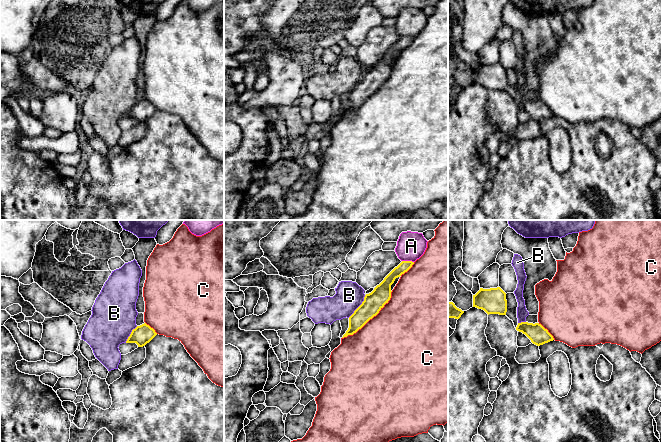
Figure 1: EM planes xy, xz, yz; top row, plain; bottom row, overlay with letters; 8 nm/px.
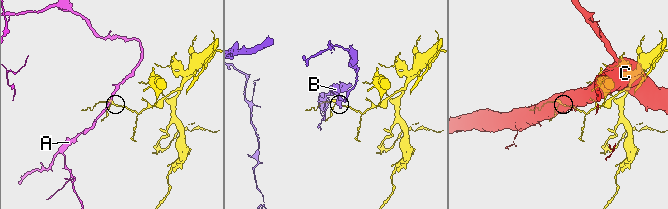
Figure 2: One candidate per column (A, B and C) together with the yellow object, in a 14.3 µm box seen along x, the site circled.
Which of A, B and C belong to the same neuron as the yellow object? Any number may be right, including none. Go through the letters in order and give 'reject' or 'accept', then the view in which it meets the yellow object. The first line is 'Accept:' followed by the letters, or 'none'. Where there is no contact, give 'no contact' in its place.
Accept: none
A: reject | xz
B: reject | xz
C: reject | xz

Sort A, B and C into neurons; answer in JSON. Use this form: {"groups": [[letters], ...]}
{"groups": [["A"], ["B"], ["C"]]}

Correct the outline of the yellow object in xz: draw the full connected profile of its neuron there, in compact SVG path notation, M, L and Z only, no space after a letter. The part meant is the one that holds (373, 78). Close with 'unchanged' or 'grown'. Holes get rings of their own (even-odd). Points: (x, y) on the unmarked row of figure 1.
M402 37L371 69L365 71L362 80L349 93L349 104L342 114L356 109L379 89L391 74L391 61L395 55L407 48L413 40L414 38L412 37Z; unchanged

